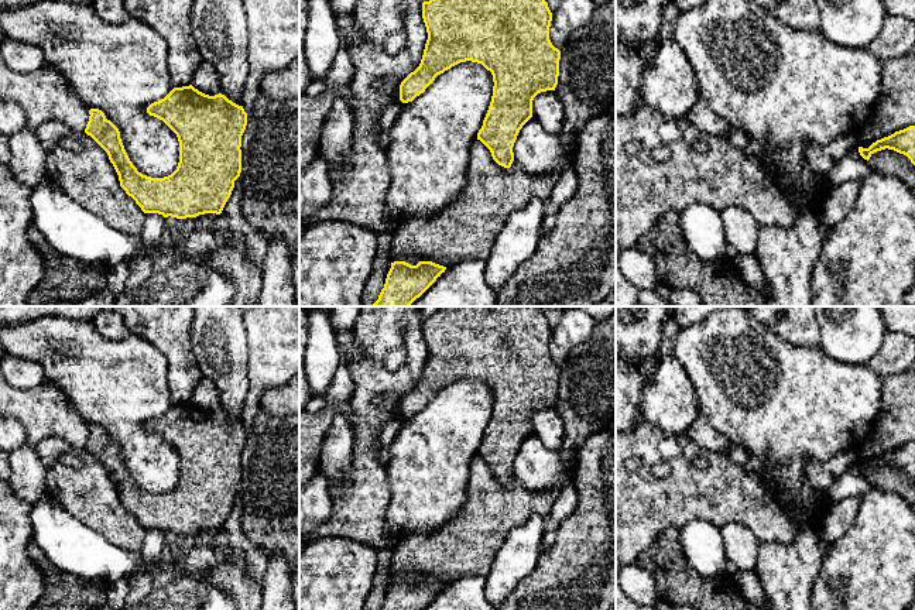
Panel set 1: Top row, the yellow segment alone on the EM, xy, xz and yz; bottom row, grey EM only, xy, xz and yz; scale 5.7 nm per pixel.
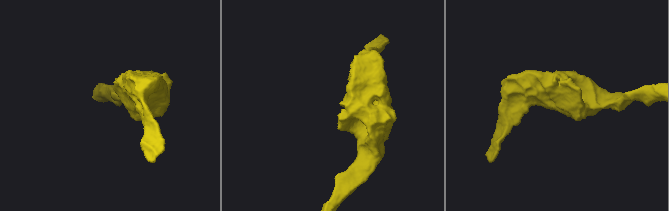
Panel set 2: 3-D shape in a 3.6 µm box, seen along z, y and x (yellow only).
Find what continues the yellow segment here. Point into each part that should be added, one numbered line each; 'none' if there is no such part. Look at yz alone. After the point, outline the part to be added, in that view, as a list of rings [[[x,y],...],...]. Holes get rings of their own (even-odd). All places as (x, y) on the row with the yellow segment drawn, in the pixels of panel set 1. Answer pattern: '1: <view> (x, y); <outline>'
none

